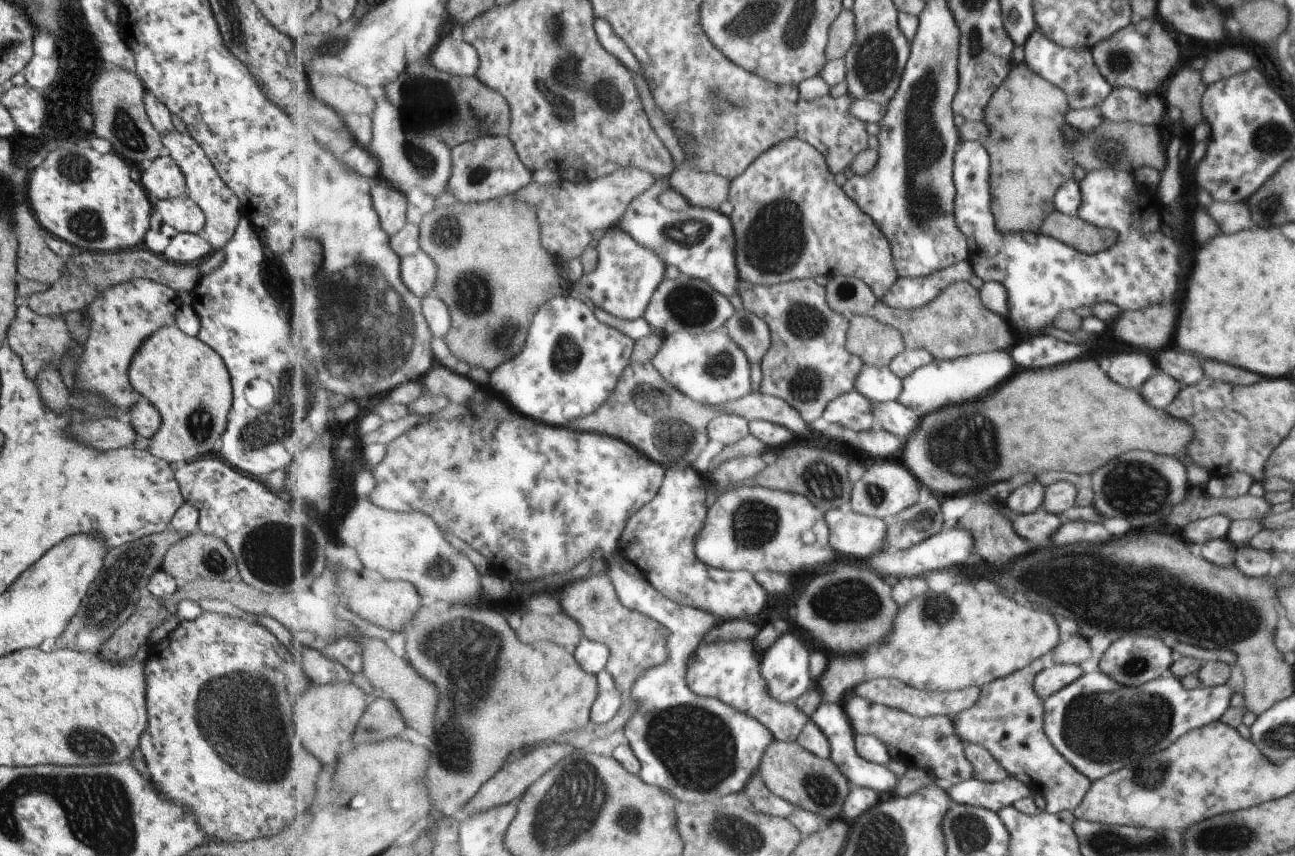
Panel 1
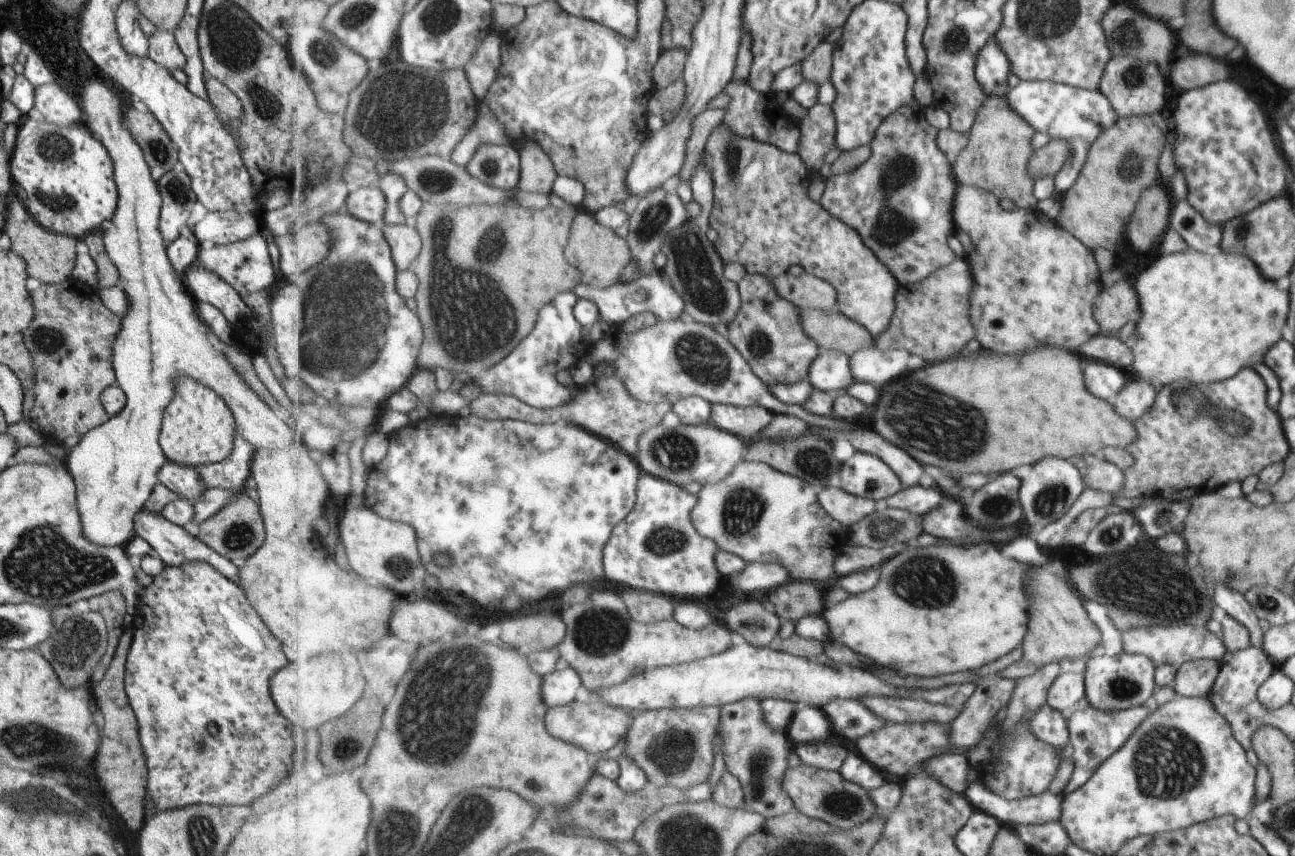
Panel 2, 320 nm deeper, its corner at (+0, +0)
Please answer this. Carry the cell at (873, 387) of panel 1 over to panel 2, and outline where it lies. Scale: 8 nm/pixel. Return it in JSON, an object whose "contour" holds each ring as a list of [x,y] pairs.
{"contour":[[[839,349],[822,350],[821,356],[813,363],[808,381],[815,389],[827,393],[836,394],[841,388],[847,391],[857,383],[857,378],[851,370],[851,357]]]}

